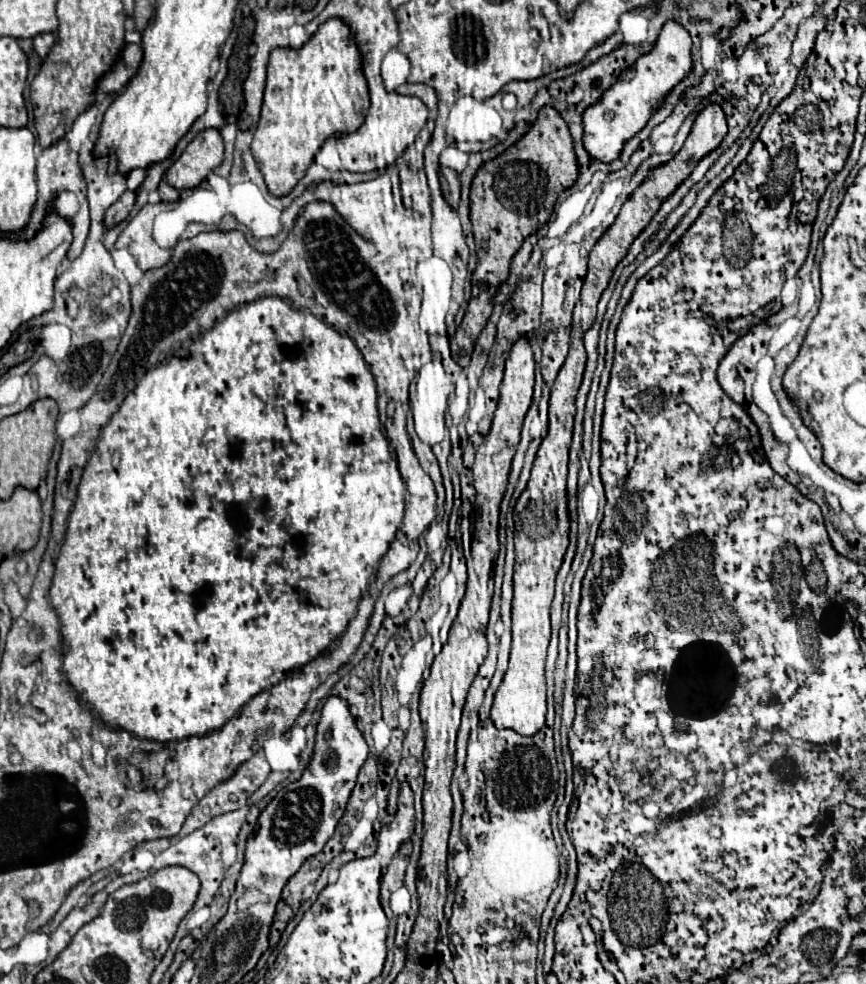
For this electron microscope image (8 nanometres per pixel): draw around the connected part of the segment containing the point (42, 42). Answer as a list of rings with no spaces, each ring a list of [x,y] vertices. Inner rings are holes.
[[[38,34],[38,36],[34,38],[34,48],[36,48],[38,56],[40,56],[40,58],[46,58],[46,56],[50,54],[54,42],[56,42],[56,36],[54,36],[54,34]]]

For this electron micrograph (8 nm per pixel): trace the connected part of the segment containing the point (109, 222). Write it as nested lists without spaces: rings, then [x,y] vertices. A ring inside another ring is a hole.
[[[126,190],[126,194],[122,194],[122,198],[110,206],[110,210],[106,212],[106,226],[116,226],[120,222],[124,222],[134,206],[134,198],[136,198],[136,190]]]

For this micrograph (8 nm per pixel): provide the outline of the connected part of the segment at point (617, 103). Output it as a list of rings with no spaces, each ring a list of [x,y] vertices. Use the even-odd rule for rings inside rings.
[[[666,22],[658,34],[654,48],[640,56],[632,66],[630,74],[618,78],[618,82],[604,92],[598,104],[586,108],[584,112],[584,148],[590,156],[600,162],[614,162],[620,158],[624,144],[634,138],[652,118],[652,114],[664,106],[670,90],[690,76],[694,70],[692,60],[692,38],[676,22]]]

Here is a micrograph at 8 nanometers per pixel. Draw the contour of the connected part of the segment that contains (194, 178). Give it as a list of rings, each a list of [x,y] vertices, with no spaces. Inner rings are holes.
[[[204,130],[194,138],[182,156],[168,168],[168,184],[176,190],[198,188],[224,160],[224,140],[218,130]]]

